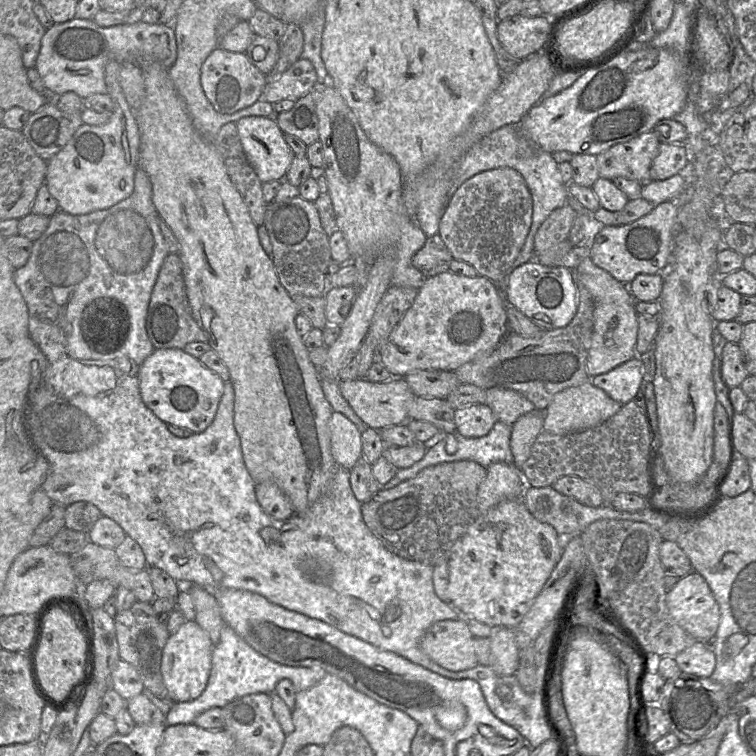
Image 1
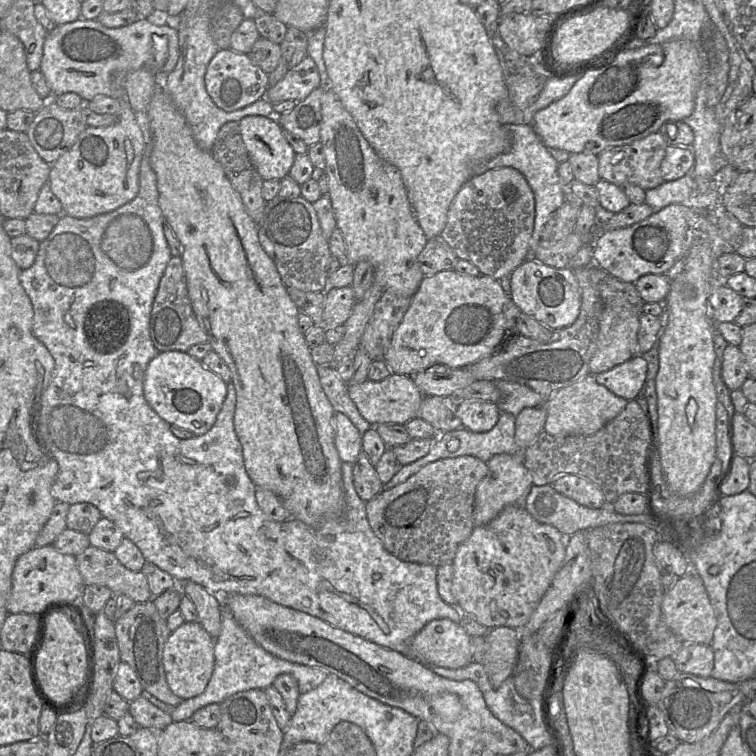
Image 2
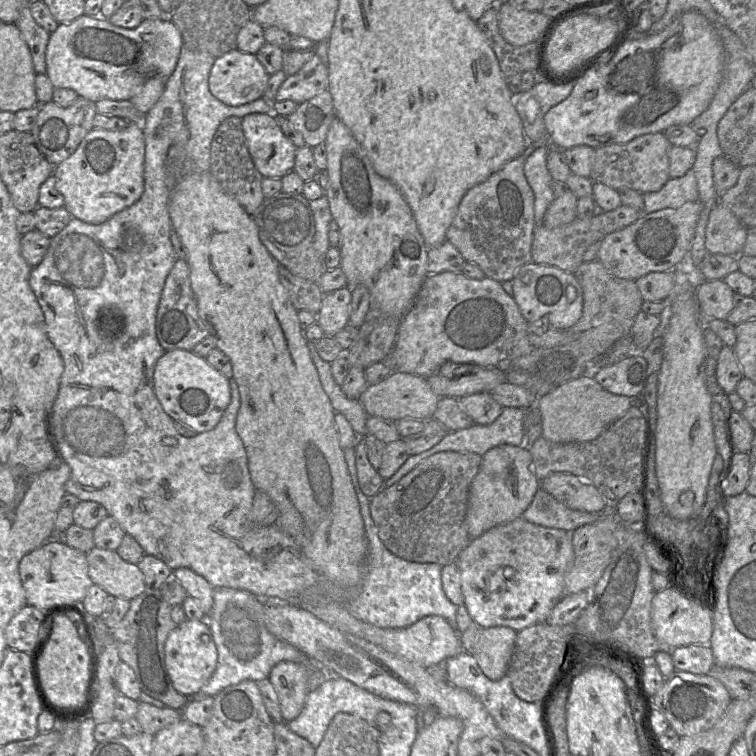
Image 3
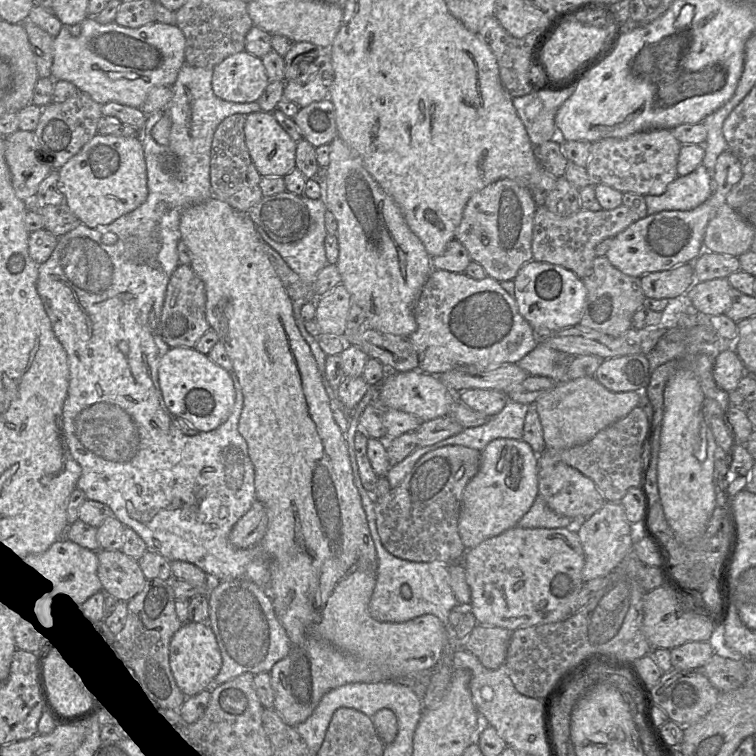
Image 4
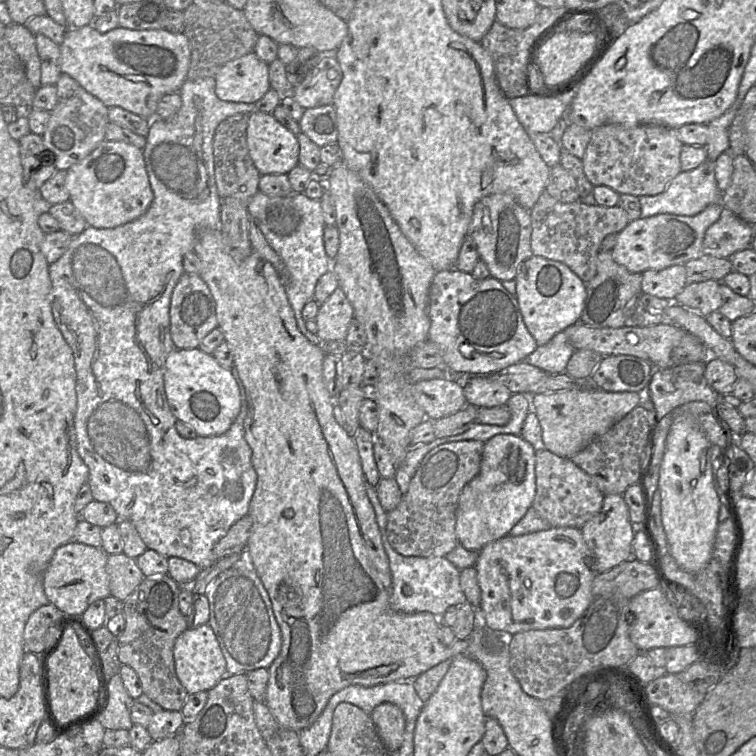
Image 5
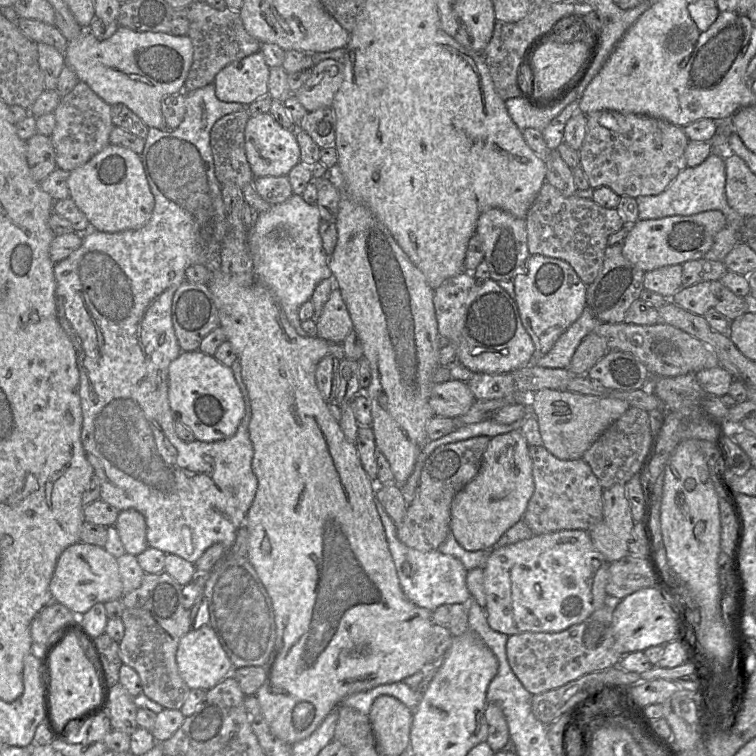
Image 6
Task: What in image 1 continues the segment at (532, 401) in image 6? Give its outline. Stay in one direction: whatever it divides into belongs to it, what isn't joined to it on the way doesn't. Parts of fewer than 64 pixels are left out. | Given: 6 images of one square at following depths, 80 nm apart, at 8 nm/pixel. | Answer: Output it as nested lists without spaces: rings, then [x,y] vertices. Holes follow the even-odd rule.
[[[592,381],[557,393],[544,411],[543,430],[555,435],[565,435],[596,427],[616,414],[622,405],[611,399],[605,391],[594,386]]]

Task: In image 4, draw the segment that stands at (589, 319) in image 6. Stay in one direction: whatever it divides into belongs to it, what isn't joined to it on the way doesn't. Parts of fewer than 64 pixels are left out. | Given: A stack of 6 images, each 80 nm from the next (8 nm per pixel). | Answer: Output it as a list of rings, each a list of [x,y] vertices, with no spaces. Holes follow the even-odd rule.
[[[539,342],[531,352],[517,362],[517,365],[529,376],[548,377],[561,382],[566,379],[568,367],[574,357],[576,356],[552,349],[544,342]]]

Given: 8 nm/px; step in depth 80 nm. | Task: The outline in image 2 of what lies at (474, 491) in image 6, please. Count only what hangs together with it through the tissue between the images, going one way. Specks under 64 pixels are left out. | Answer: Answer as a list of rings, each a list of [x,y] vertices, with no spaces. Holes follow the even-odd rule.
[[[497,454],[486,463],[487,475],[479,482],[475,491],[473,523],[475,527],[492,521],[507,506],[522,505],[533,486],[532,477],[519,454]]]

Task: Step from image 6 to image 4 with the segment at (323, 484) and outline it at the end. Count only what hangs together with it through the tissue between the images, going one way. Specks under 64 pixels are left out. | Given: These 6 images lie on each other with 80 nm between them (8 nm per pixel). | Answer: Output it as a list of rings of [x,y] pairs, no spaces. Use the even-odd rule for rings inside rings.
[[[212,197],[204,203],[192,205],[183,211],[180,219],[180,233],[181,241],[190,251],[190,267],[205,286],[206,319],[210,330],[217,333],[219,342],[224,345],[242,388],[244,404],[238,430],[247,442],[249,457],[254,466],[256,500],[264,505],[268,518],[267,530],[259,543],[269,559],[271,576],[266,590],[271,598],[274,612],[290,640],[288,655],[276,662],[269,672],[274,691],[274,709],[286,724],[295,727],[304,722],[313,713],[322,697],[334,688],[348,683],[411,680],[419,675],[426,675],[440,659],[449,641],[449,632],[441,620],[432,614],[425,614],[403,623],[392,623],[375,620],[369,613],[369,601],[376,584],[378,560],[361,496],[354,483],[345,434],[334,419],[332,400],[324,388],[317,362],[296,324],[292,300],[262,248],[264,242],[259,236],[257,226],[246,213],[241,213],[226,202]]]

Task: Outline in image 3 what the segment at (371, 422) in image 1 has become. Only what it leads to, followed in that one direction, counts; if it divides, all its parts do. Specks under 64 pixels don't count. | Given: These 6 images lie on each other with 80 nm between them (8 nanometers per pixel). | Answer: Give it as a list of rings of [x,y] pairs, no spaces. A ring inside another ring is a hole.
[[[392,371],[391,374],[377,384],[368,384],[359,397],[368,416],[397,421],[410,418],[427,421],[433,418],[438,397],[429,386],[425,377],[415,374]]]

